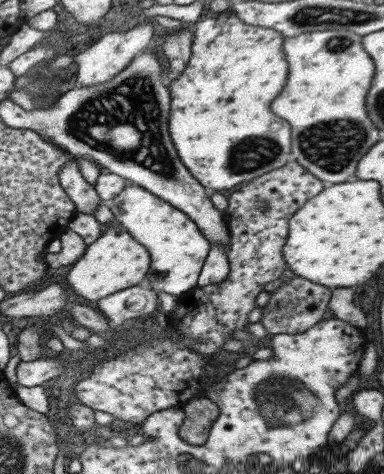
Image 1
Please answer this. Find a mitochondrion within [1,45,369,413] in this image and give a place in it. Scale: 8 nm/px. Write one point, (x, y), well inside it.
(134, 103)

